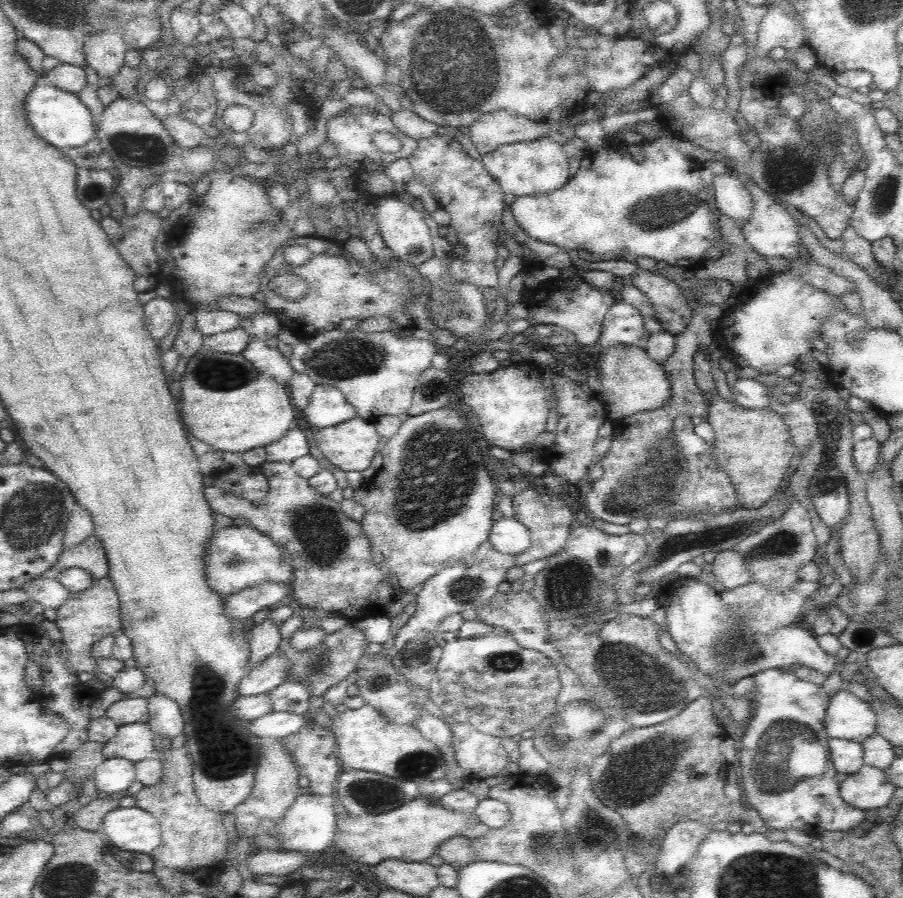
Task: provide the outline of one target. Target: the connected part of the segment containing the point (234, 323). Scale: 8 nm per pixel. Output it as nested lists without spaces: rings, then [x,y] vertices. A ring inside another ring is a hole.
[[[193,306],[190,312],[194,313],[197,329],[203,336],[234,330],[241,323],[241,316],[230,310],[216,308],[204,311],[200,306]]]

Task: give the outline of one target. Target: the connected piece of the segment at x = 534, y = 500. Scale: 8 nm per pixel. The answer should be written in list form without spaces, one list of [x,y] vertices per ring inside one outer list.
[[[524,489],[511,499],[514,505],[514,518],[526,526],[531,537],[531,546],[522,554],[516,555],[516,567],[522,567],[535,560],[548,559],[549,556],[564,551],[576,520],[575,516],[572,516],[572,510],[566,506],[565,500],[560,498],[560,492],[552,493],[549,504],[541,501],[541,496],[536,490]]]

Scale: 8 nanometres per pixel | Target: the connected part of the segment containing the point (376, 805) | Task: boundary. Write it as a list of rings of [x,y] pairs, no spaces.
[[[342,769],[337,782],[338,798],[340,798],[345,810],[354,817],[360,816],[364,812],[382,814],[382,812],[388,812],[388,810],[402,806],[408,800],[414,800],[421,796],[419,783],[413,780],[398,780],[398,778],[392,778],[392,776],[384,776],[384,774],[377,772],[366,772],[366,770]]]

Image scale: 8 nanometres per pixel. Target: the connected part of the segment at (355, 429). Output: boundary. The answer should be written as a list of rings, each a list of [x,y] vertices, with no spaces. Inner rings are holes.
[[[356,415],[336,426],[313,430],[321,453],[337,468],[350,472],[362,472],[370,462],[383,440],[374,422]]]

